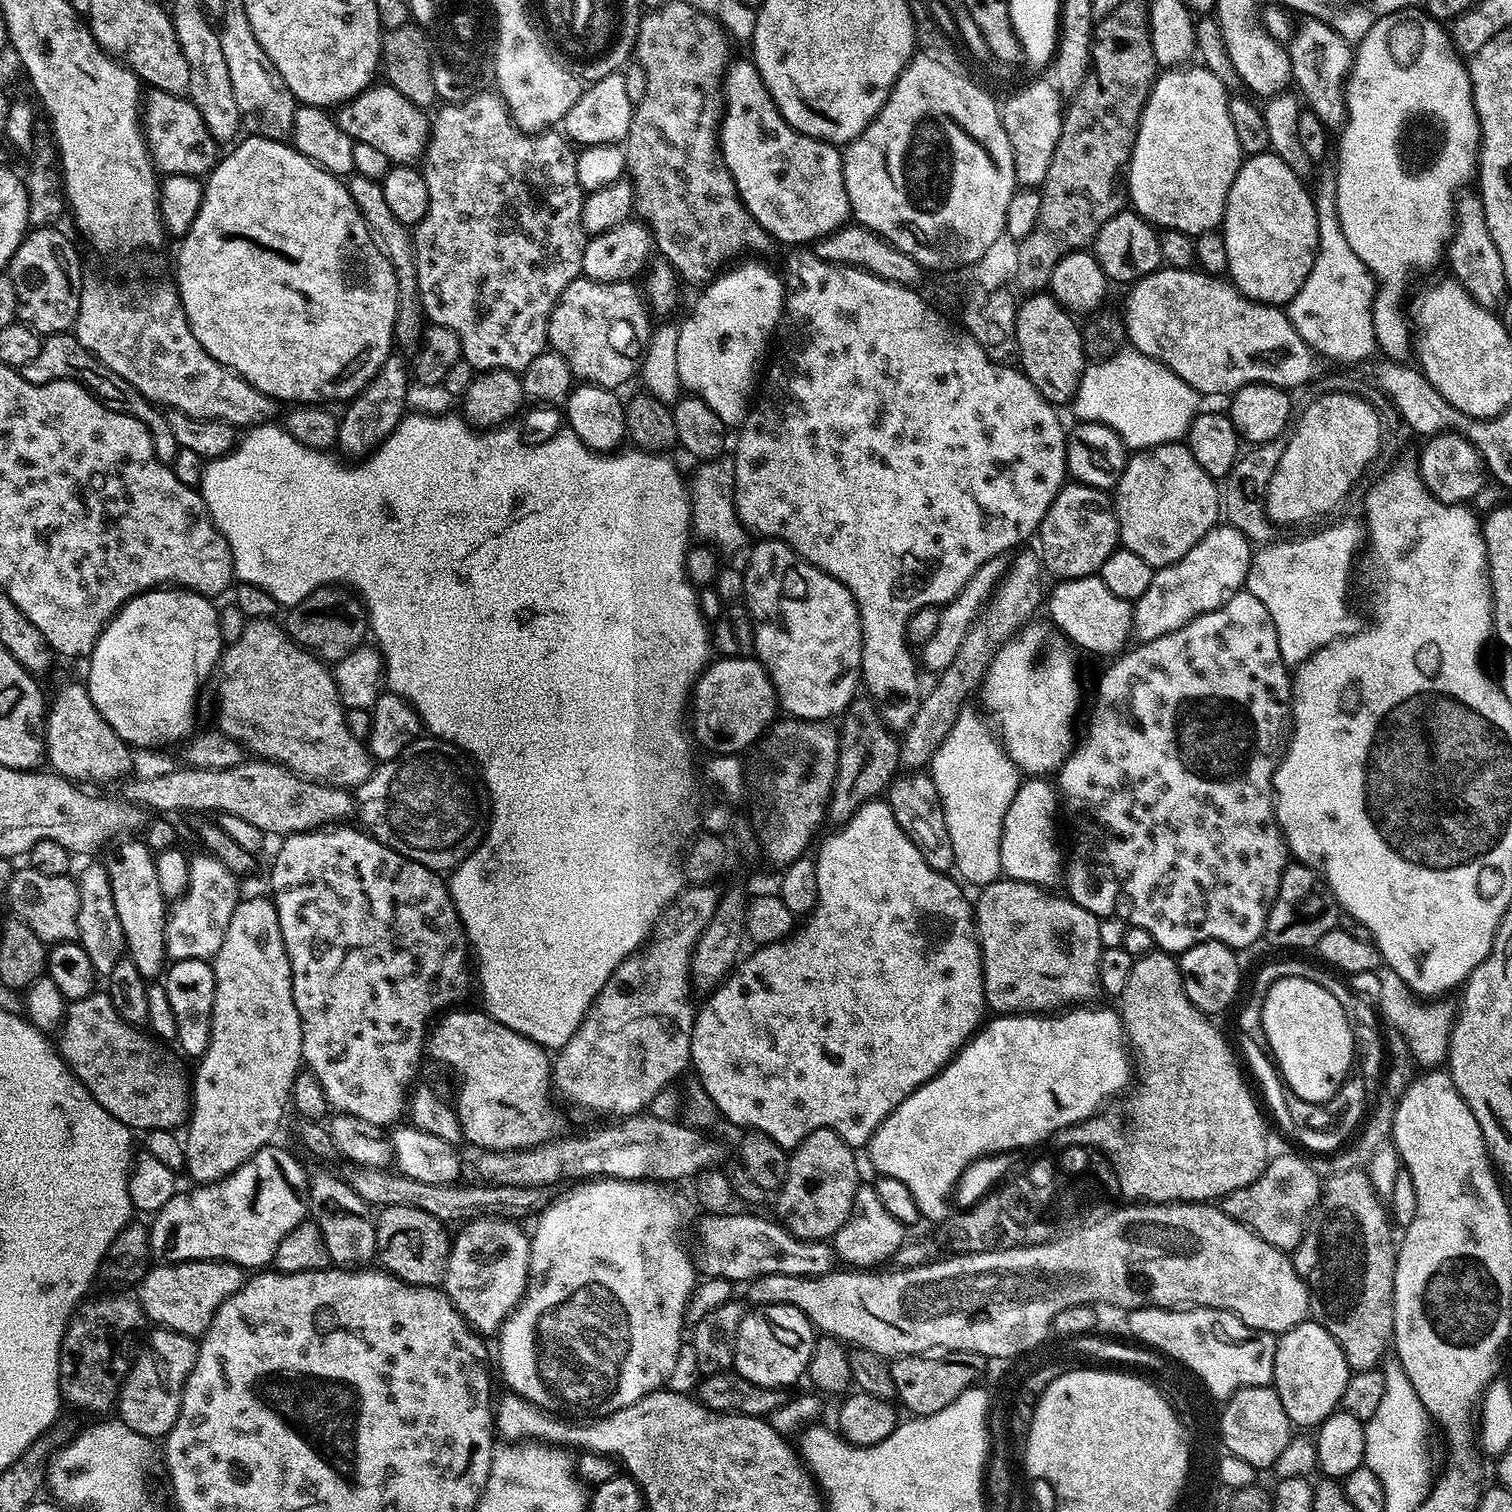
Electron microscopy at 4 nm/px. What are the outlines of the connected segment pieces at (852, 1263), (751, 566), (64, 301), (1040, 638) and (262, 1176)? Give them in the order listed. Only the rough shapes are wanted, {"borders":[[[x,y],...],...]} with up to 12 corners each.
{"borders":[[[861,1183],[830,1243],[852,1270],[884,1266],[906,1226]],[[780,540],[743,565],[781,709],[839,717],[861,683],[850,590]],[[55,227],[29,231],[6,274],[19,323],[69,331],[85,273]],[[1021,628],[978,696],[1004,753],[1044,778],[1077,743],[1069,641]],[[259,1148],[151,1217],[160,1262],[271,1265],[305,1169]]]}

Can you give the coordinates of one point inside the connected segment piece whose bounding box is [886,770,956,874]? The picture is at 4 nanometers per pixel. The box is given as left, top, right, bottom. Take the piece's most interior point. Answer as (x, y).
(915, 802)

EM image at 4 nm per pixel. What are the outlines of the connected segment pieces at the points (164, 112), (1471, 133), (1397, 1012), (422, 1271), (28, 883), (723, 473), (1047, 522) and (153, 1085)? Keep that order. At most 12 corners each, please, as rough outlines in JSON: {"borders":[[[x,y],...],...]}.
{"borders":[[[149,87],[142,131],[165,177],[203,177],[216,139],[184,96]],[[1419,7],[1355,45],[1338,218],[1408,357],[1482,135],[1468,65]],[[1384,966],[1380,1008],[1417,1065],[1448,1058],[1454,1008]],[[379,1209],[376,1256],[408,1284],[436,1286],[452,1249],[445,1221]],[[17,867],[6,893],[15,919],[45,945],[78,937],[71,875]],[[731,459],[695,465],[691,531],[724,552],[750,539],[736,513]],[[1065,483],[1042,518],[1049,577],[1097,575],[1120,544],[1113,497]],[[97,990],[67,1005],[58,1051],[133,1130],[176,1130],[190,1076]]]}

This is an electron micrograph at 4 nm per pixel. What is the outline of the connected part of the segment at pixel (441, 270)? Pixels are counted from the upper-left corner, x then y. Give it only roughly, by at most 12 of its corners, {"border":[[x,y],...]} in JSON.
{"border":[[481,91],[434,116],[420,304],[520,374],[581,279],[576,152]]}

